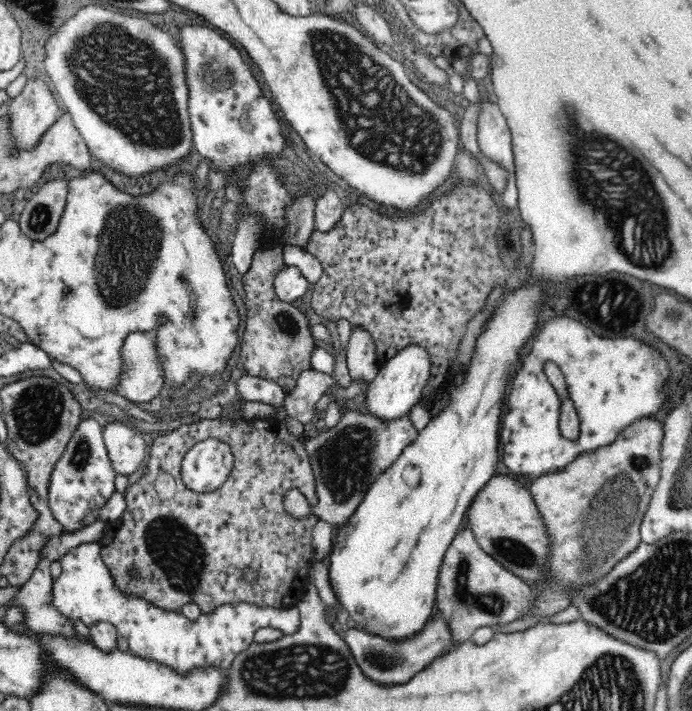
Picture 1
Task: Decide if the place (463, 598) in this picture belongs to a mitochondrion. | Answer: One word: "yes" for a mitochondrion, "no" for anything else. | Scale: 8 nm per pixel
yes

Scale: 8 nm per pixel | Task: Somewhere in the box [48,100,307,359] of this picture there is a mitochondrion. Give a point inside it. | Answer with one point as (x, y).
(129, 244)

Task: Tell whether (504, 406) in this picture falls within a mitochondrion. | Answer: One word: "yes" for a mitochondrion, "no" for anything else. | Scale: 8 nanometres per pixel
no

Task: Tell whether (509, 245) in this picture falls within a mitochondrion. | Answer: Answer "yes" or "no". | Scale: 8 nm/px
yes

